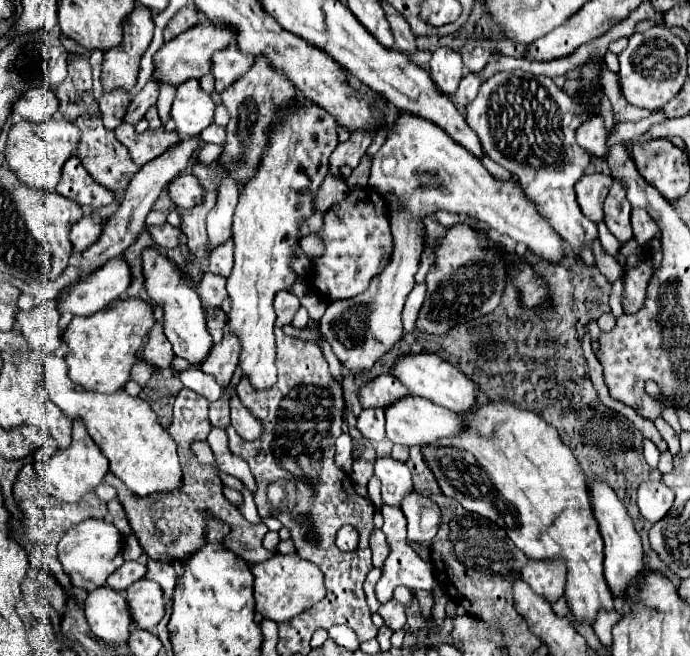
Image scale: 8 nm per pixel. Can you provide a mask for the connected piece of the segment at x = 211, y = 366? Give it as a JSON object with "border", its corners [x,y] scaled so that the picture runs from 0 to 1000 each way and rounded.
{"border":[[[325,498],[325,517],[313,526],[307,526],[299,550],[293,553],[293,566],[304,569],[313,575],[313,581],[328,590],[339,572],[339,563],[345,556],[345,544],[348,544],[348,520],[339,514],[339,508],[333,508],[333,502]]]}

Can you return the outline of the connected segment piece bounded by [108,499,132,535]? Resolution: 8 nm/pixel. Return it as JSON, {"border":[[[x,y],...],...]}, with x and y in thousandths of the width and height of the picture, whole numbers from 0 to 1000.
{"border":[[[168,761],[157,764],[157,782],[162,785],[162,797],[165,797],[165,803],[168,803],[177,816],[188,816],[188,813],[191,813],[188,797],[186,797],[183,782],[180,782],[180,773],[177,773]]]}

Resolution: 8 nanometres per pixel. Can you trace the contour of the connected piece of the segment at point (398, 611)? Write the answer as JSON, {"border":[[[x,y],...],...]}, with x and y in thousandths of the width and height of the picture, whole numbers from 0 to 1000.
{"border":[[[565,913],[565,916],[559,916],[559,919],[554,919],[551,922],[551,928],[548,928],[548,934],[554,938],[554,944],[557,944],[557,950],[565,956],[565,959],[580,959],[580,956],[586,956],[586,950],[588,950],[588,938],[586,938],[586,922],[583,919],[577,919],[574,913]]]}

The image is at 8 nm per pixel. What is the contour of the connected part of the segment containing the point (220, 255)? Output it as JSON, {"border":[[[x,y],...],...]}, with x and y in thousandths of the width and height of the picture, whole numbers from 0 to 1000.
{"border":[[[328,367],[328,373],[316,373],[316,380],[310,380],[310,386],[304,386],[304,401],[301,401],[301,413],[313,416],[313,419],[333,419],[339,401],[339,367]]]}

